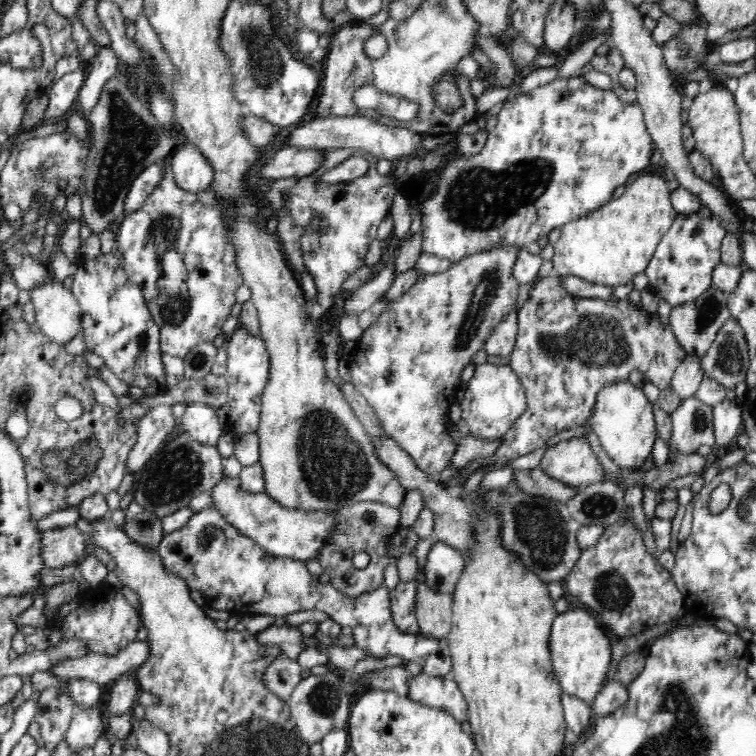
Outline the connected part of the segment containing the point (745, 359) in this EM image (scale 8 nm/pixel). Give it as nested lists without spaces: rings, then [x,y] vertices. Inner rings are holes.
[[[731,317],[718,330],[700,364],[705,376],[732,390],[738,382],[745,380],[749,360],[744,329],[740,327],[738,320]]]

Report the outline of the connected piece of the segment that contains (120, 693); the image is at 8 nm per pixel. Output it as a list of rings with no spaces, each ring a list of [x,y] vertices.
[[[129,673],[114,681],[107,705],[111,716],[120,716],[120,714],[133,712],[133,704],[140,694],[136,675],[136,673]]]

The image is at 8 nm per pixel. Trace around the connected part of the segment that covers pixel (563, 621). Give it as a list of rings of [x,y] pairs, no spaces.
[[[569,608],[565,613],[557,614],[551,624],[549,650],[553,671],[563,692],[592,705],[606,683],[612,646],[605,627],[586,608]]]

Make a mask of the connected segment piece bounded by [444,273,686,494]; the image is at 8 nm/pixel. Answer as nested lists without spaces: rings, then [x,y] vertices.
[[[555,273],[538,281],[532,287],[529,299],[517,314],[517,337],[509,364],[512,365],[525,388],[526,410],[513,422],[513,426],[489,455],[472,460],[462,468],[463,473],[460,477],[444,482],[449,493],[456,493],[457,489],[466,482],[469,474],[481,466],[497,463],[495,468],[502,468],[519,456],[546,446],[547,440],[556,436],[558,432],[582,425],[590,416],[598,390],[610,384],[611,381],[628,380],[632,370],[638,370],[644,374],[643,384],[650,382],[660,389],[669,388],[676,368],[686,357],[686,351],[679,346],[678,339],[674,338],[669,324],[663,324],[657,312],[649,314],[641,308],[630,305],[626,299],[605,301],[573,296],[573,293],[565,288],[561,277]]]

